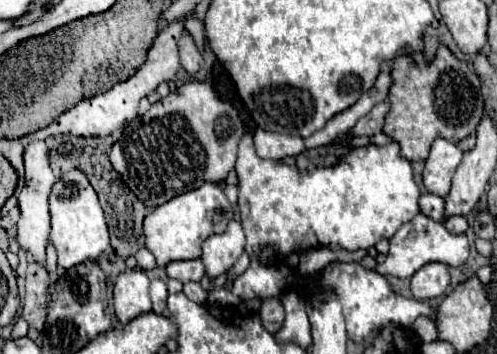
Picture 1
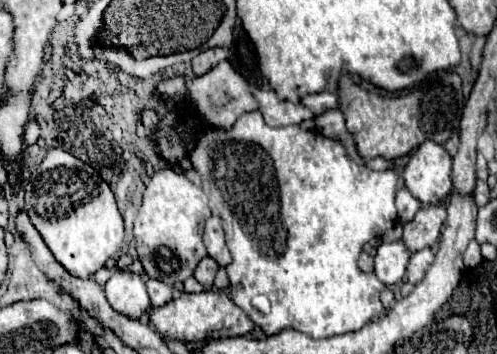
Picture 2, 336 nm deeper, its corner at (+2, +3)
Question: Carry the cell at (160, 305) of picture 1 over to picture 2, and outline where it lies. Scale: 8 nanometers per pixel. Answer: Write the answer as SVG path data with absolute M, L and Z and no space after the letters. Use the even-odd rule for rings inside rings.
M147 280L147 292L153 302L153 306L163 306L171 300L171 286L161 280Z

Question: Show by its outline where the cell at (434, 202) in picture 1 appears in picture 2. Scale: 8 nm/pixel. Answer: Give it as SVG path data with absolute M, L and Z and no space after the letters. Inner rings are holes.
M399 188L397 196L395 196L395 206L399 210L399 220L401 224L407 224L413 220L413 216L417 214L417 210L421 208L421 202L417 198L411 196L411 192L407 188Z

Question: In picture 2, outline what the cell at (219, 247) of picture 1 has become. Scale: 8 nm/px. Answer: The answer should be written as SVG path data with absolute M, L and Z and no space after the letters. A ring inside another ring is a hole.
M211 216L205 224L205 234L203 234L203 242L207 248L207 254L219 264L219 266L227 266L231 262L231 254L229 248L225 244L225 234L223 234L223 226L219 216Z

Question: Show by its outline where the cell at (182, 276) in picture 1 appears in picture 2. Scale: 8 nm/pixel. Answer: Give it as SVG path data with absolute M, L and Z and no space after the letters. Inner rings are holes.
M205 256L205 258L199 262L199 266L195 268L195 278L199 280L199 284L203 284L203 286L209 288L209 286L213 286L213 280L215 280L217 270L219 270L219 264L217 264L213 258Z

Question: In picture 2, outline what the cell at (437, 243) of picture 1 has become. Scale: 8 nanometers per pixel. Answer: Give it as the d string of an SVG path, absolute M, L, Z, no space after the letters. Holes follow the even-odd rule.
M389 242L389 244L379 244L377 254L375 254L375 276L385 284L393 286L403 280L407 262L409 262L409 252L405 250L403 242Z

